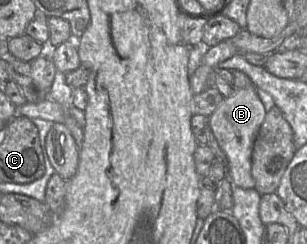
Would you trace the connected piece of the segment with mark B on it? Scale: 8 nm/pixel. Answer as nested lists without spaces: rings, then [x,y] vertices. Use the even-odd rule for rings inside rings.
[[[252,83],[246,88],[236,89],[230,96],[224,98],[223,102],[209,116],[211,132],[227,157],[227,178],[237,187],[255,188],[252,176],[252,153],[266,113],[256,87]]]

